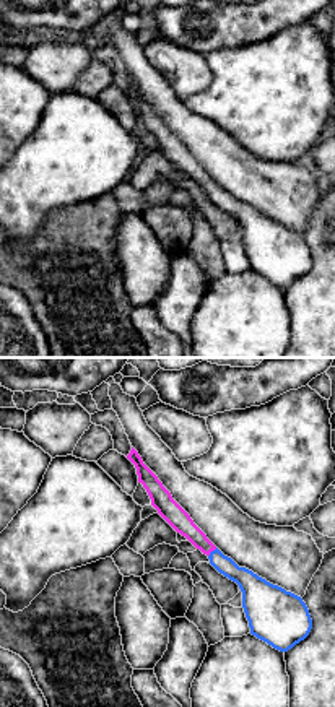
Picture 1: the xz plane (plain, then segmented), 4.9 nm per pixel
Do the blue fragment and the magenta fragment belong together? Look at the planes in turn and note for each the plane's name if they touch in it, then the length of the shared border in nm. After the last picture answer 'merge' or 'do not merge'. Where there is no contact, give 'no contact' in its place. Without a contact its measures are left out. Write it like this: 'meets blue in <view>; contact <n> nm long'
meets blue in xz; contact 60 nm long

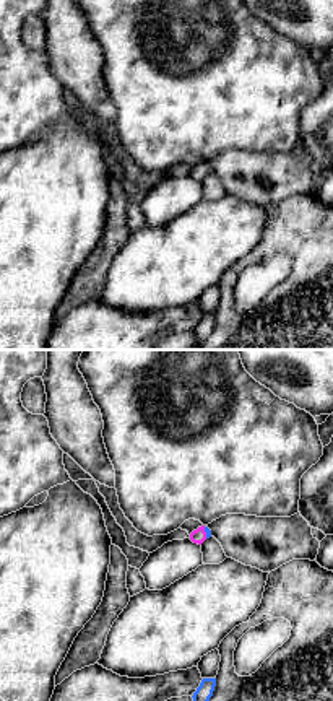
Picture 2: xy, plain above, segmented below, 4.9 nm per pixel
meets blue in xy; contact 60 nm long

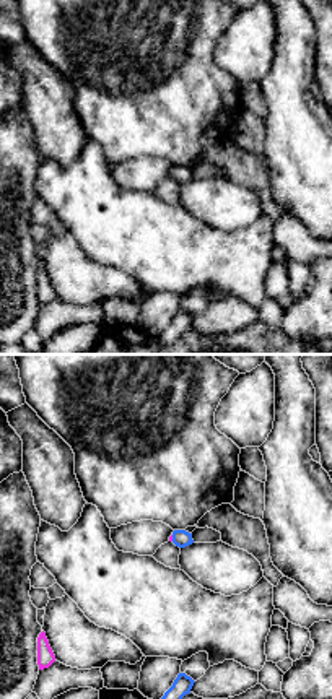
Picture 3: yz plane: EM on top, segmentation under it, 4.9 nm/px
meets blue in yz; contact 30 nm long

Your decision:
merge

